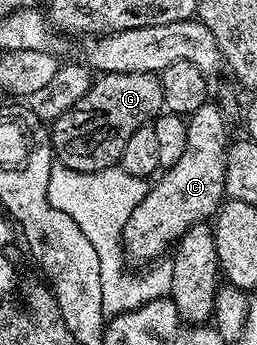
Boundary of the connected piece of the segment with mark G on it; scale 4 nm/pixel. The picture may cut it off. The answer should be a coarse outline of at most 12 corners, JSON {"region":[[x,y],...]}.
{"region":[[107,72],[49,128],[56,163],[112,168],[162,111],[155,72]]}

